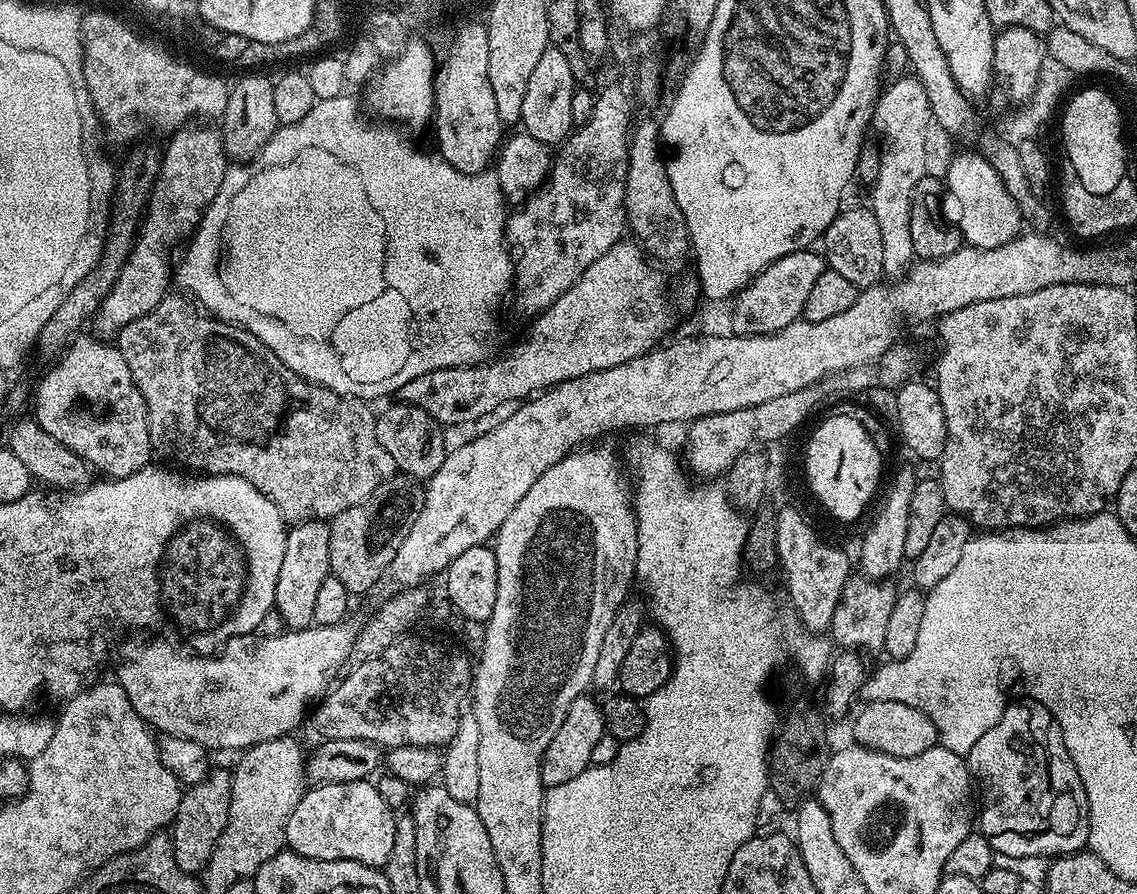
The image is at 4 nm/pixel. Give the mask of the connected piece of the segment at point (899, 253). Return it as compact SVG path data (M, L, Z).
M908 74L901 80L881 91L876 107L872 109L873 129L880 131L880 169L874 177L870 207L874 218L878 218L878 255L883 275L899 278L912 267L914 253L910 242L910 218L912 217L912 195L923 176L929 175L928 127L934 121L930 103L926 98L922 82L915 74Z

